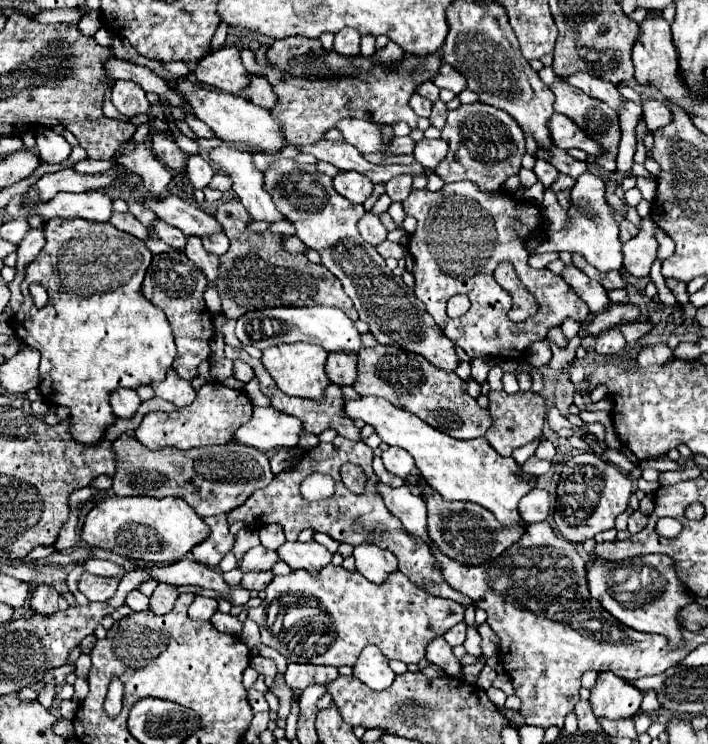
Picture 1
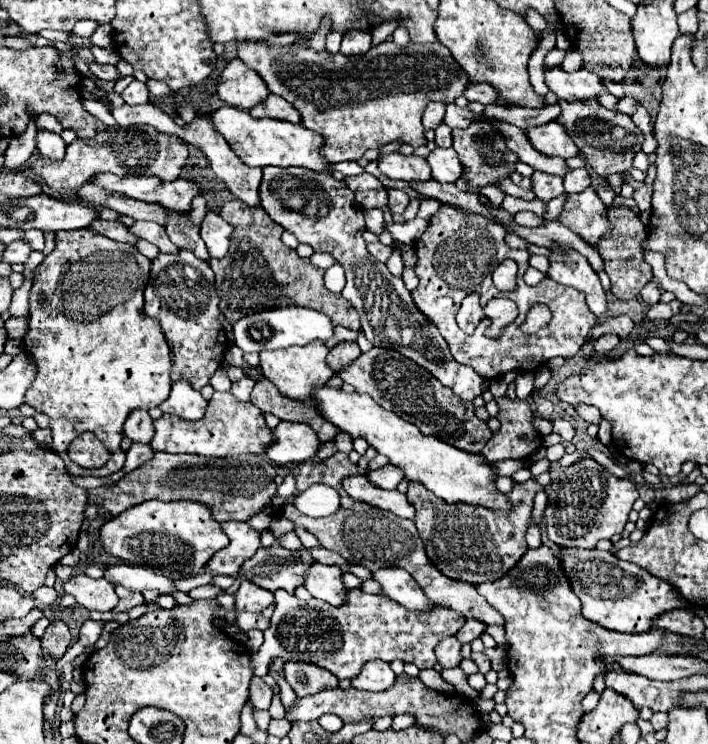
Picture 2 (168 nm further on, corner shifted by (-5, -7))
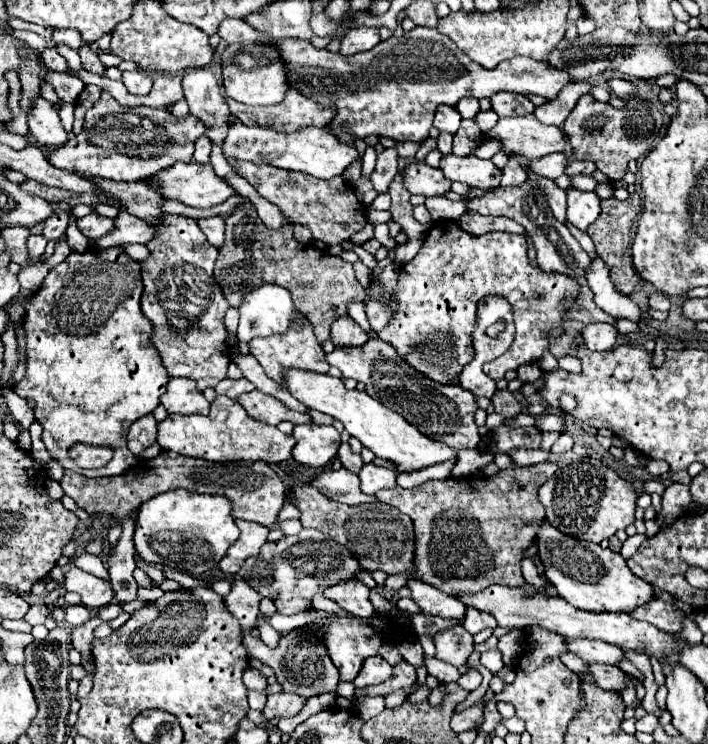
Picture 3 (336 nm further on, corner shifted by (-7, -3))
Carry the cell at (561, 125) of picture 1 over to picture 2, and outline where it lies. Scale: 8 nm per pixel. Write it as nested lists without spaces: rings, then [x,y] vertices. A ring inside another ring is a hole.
[[[551,121],[541,127],[531,127],[525,131],[525,135],[529,137],[529,141],[533,143],[533,147],[537,151],[541,151],[549,157],[569,159],[569,157],[579,155],[577,145],[565,133],[565,125],[559,125],[559,121]]]

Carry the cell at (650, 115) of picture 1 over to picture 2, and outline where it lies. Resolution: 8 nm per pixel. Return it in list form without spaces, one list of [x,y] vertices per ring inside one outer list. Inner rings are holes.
[[[623,97],[623,99],[617,103],[617,111],[627,113],[627,115],[633,115],[639,107],[641,107],[641,101],[637,101],[637,99],[633,99],[633,97]]]

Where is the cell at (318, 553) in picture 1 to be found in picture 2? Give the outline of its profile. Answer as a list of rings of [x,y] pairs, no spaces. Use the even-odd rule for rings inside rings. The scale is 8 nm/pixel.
[[[319,561],[311,563],[305,575],[305,589],[331,605],[341,605],[347,587],[341,583],[341,569],[337,565],[323,565]]]

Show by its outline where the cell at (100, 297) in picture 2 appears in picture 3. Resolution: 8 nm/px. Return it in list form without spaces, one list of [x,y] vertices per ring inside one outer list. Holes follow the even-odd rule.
[[[119,247],[115,249],[91,249],[87,253],[71,253],[63,263],[59,263],[55,269],[49,271],[49,275],[45,277],[41,289],[37,289],[31,297],[29,297],[29,303],[27,303],[27,309],[25,309],[25,321],[23,321],[23,331],[25,331],[25,341],[27,341],[27,373],[23,377],[21,383],[17,383],[13,387],[13,391],[21,397],[31,397],[37,401],[37,407],[35,407],[35,419],[43,425],[43,441],[47,445],[47,449],[51,451],[51,455],[55,455],[55,459],[65,467],[65,469],[71,469],[71,471],[77,471],[77,473],[83,473],[85,477],[115,477],[119,473],[125,473],[127,469],[131,469],[131,465],[135,465],[137,457],[127,449],[127,429],[131,427],[133,421],[137,421],[139,417],[143,415],[149,415],[155,411],[155,407],[159,405],[159,399],[161,395],[165,393],[167,389],[167,381],[169,381],[169,375],[161,363],[161,357],[157,353],[157,349],[153,347],[151,343],[151,321],[147,321],[147,317],[143,317],[141,313],[141,305],[139,305],[139,299],[141,299],[141,293],[143,293],[143,283],[141,283],[141,265],[133,259],[129,259]],[[75,443],[85,443],[85,445],[105,445],[105,447],[111,447],[113,449],[113,459],[111,463],[105,465],[105,469],[81,469],[73,463],[73,459],[67,455],[69,449],[75,445]]]

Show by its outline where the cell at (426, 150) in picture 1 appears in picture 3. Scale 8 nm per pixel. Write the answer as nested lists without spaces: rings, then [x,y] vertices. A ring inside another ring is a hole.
[[[447,155],[441,159],[441,171],[449,181],[461,181],[477,189],[495,189],[501,181],[501,171],[493,165],[493,161],[477,157]]]

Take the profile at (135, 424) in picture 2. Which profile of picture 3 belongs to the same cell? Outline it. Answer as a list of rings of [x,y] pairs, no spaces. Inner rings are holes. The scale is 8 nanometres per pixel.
[[[145,415],[139,421],[135,421],[129,429],[127,443],[131,453],[137,457],[141,451],[151,447],[157,441],[157,421],[153,415]]]

